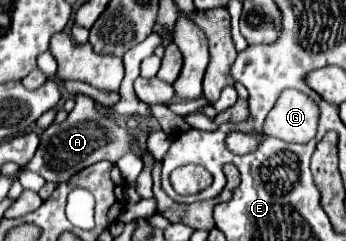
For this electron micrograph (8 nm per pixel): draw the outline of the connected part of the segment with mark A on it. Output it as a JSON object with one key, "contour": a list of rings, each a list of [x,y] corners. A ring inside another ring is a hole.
{"contour":[[[77,94],[75,108],[67,116],[67,120],[61,122],[59,126],[49,126],[43,132],[41,144],[33,160],[27,164],[27,170],[39,172],[47,182],[61,184],[61,182],[67,182],[79,170],[99,160],[119,160],[121,156],[133,152],[133,144],[135,144],[135,138],[125,126],[119,126],[113,122],[113,118],[101,114],[89,96]]]}

